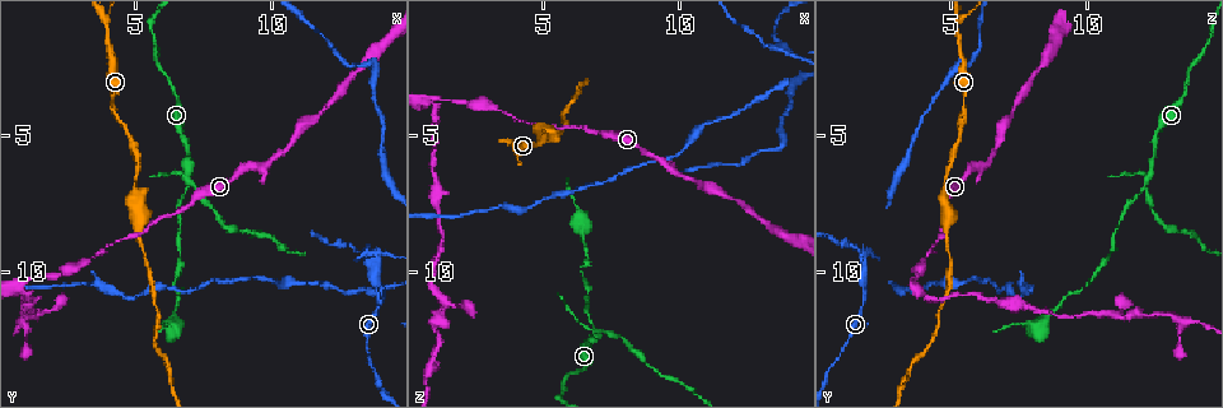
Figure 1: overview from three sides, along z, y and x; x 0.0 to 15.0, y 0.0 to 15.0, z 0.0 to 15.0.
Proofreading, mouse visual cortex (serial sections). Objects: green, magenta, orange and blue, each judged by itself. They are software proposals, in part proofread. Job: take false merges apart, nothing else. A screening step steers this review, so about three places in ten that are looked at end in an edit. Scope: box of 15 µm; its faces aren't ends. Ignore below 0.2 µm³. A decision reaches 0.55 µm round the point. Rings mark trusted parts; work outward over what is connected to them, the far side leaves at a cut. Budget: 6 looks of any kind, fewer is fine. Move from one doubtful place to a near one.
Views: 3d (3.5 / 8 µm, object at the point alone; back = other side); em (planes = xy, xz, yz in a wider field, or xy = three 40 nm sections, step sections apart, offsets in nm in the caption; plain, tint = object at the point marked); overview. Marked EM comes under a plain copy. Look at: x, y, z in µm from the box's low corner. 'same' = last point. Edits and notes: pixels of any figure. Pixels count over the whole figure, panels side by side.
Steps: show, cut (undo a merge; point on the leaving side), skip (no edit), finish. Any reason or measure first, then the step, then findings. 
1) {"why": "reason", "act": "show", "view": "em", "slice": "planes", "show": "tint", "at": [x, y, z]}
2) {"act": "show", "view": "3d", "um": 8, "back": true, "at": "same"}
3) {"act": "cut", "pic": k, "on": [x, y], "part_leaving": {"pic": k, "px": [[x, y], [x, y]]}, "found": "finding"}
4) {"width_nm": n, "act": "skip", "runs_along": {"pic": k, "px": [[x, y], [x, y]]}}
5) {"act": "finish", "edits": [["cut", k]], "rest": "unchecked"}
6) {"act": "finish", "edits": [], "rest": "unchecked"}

{"why": "a fork", "act": "show", "view": "3d", "um": 3.5, "at": [13.8, 9.8, 1.8]}

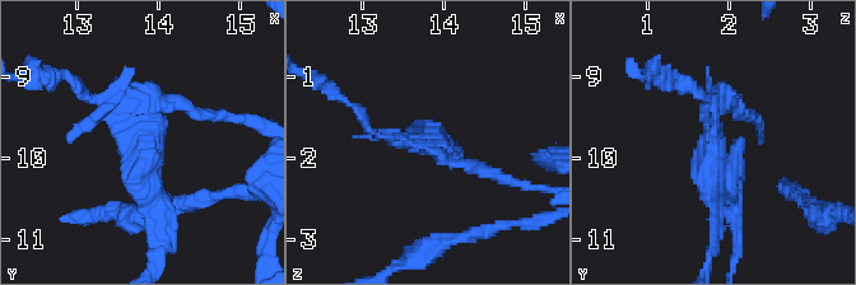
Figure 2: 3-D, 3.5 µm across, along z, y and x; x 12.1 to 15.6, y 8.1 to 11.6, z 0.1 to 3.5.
{"why": "shape alone is not enough", "act": "show", "view": "em", "slice": "xy", "step": 1, "show": "tint", "at": [13.75, 9.75, 1.80]}

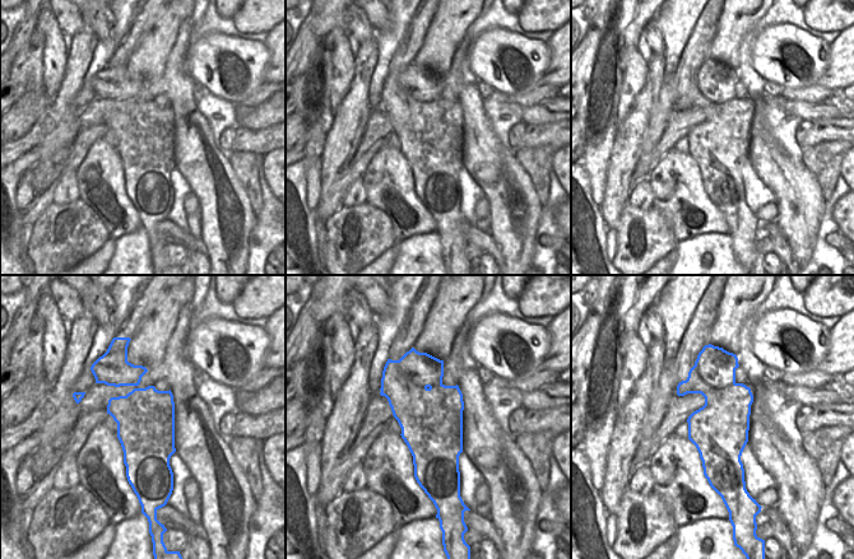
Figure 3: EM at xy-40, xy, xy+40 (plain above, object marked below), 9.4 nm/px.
{"act": "cut", "pic": 2, "on": [688, 85], "border": {"pic": 3, "px": [[695, 364], [713, 387], [736, 383]]}, "found": "two cells meet here"}

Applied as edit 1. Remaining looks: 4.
{"act": "show", "view": "overview"}

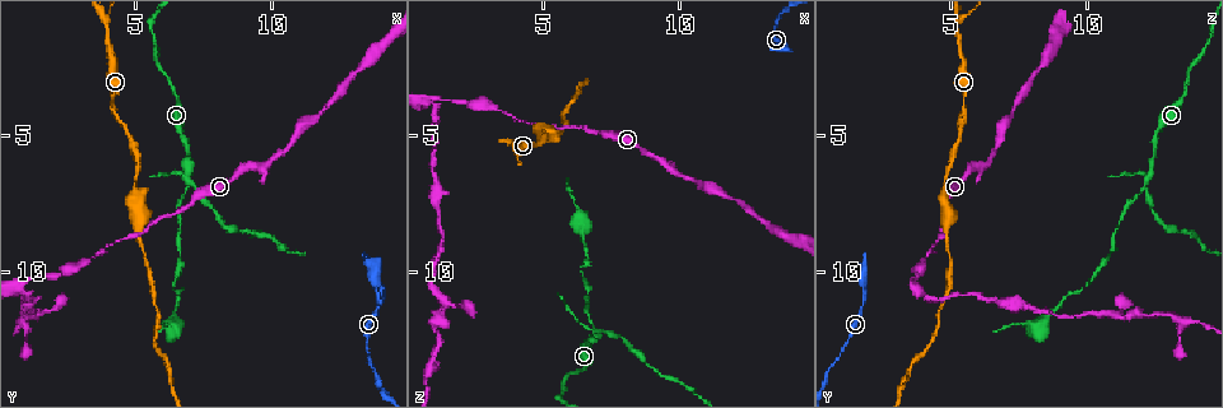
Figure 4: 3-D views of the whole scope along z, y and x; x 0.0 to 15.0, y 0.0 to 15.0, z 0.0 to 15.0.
{"why": "sudden change in width", "act": "show", "view": "3d", "um": 3.5, "at": [4.9, 7.5, 4.8]}

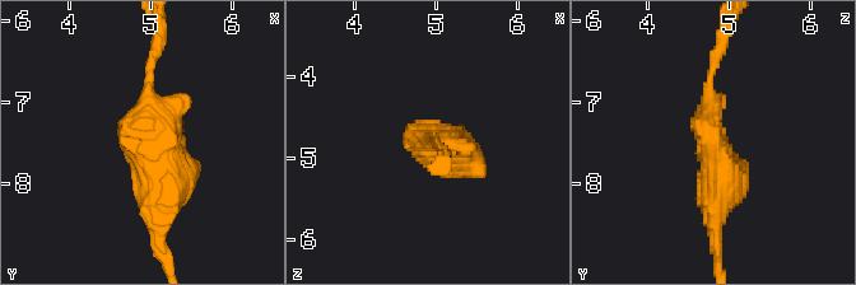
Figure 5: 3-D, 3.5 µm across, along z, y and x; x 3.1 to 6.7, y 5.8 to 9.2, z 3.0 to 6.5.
{"arm_widths_nm": [150, 450], "act": "show", "view": "em", "slice": "xy", "step": 2, "show": "tint", "at": [4.95, 7.55, 4.80]}

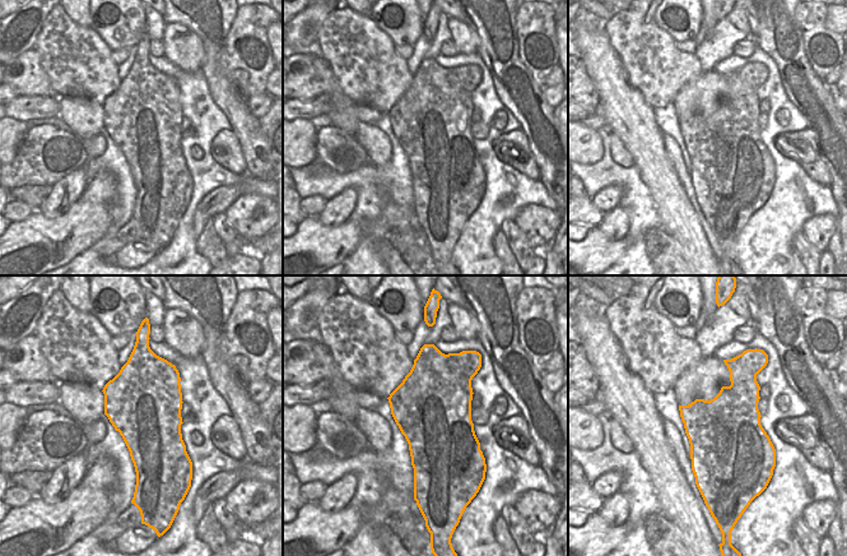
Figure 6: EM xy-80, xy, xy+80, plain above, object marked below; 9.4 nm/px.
{"why": "another direction", "act": "show", "view": "em", "slice": "planes", "show": "tint", "at": "same"}

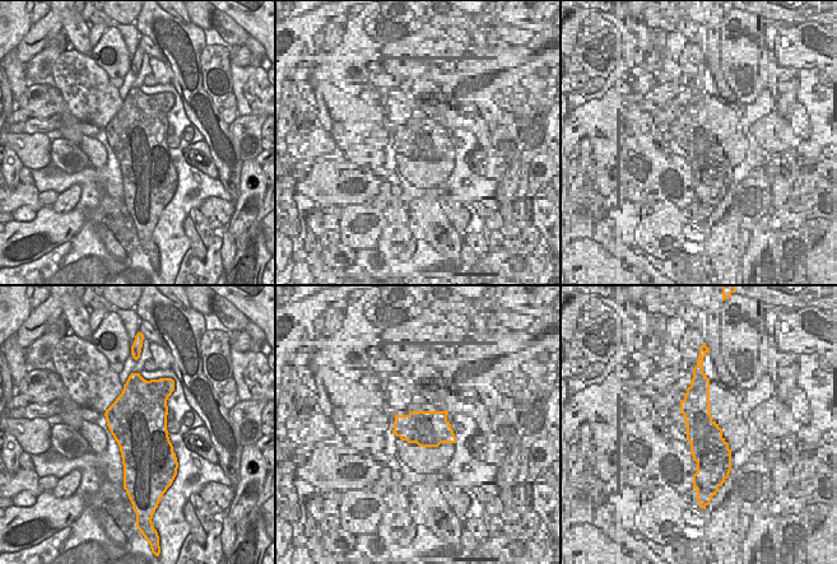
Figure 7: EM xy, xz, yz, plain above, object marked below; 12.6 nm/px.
{"act": "skip", "runs_along": {"pic": 5, "px": [[152, 65], [159, 229]]}, "found": "one cell here"}

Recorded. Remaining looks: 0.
{"act": "finish", "edits": [["cut", 2]], "rest": "unchecked"}

